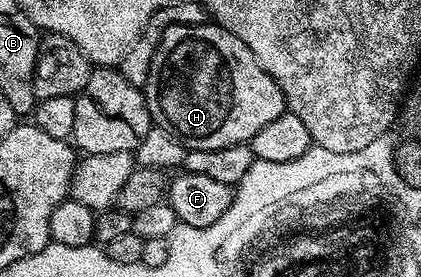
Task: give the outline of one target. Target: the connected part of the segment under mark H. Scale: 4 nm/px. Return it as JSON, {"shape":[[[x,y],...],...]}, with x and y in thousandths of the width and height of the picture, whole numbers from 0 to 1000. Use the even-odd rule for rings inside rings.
{"shape":[[[508,76],[416,83],[392,105],[344,339],[361,448],[420,495],[444,545],[594,520],[610,466],[682,401],[663,300],[620,249],[591,162]]]}

